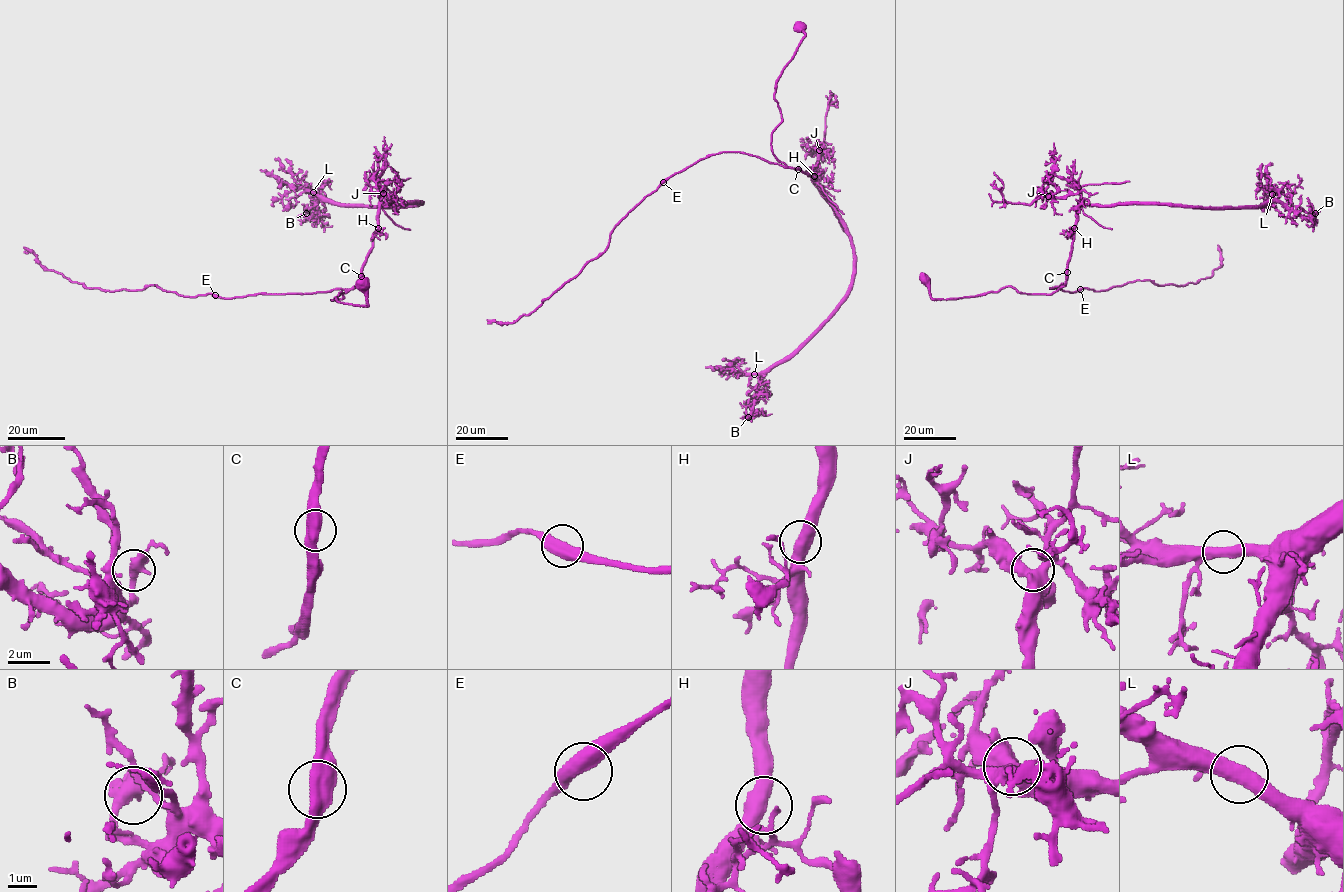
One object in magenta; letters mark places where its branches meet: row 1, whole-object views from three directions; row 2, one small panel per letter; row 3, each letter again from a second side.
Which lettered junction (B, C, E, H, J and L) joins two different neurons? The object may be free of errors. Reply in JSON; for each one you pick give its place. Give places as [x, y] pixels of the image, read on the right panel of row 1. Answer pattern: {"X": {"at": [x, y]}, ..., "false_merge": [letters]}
{"false_merge": []}

